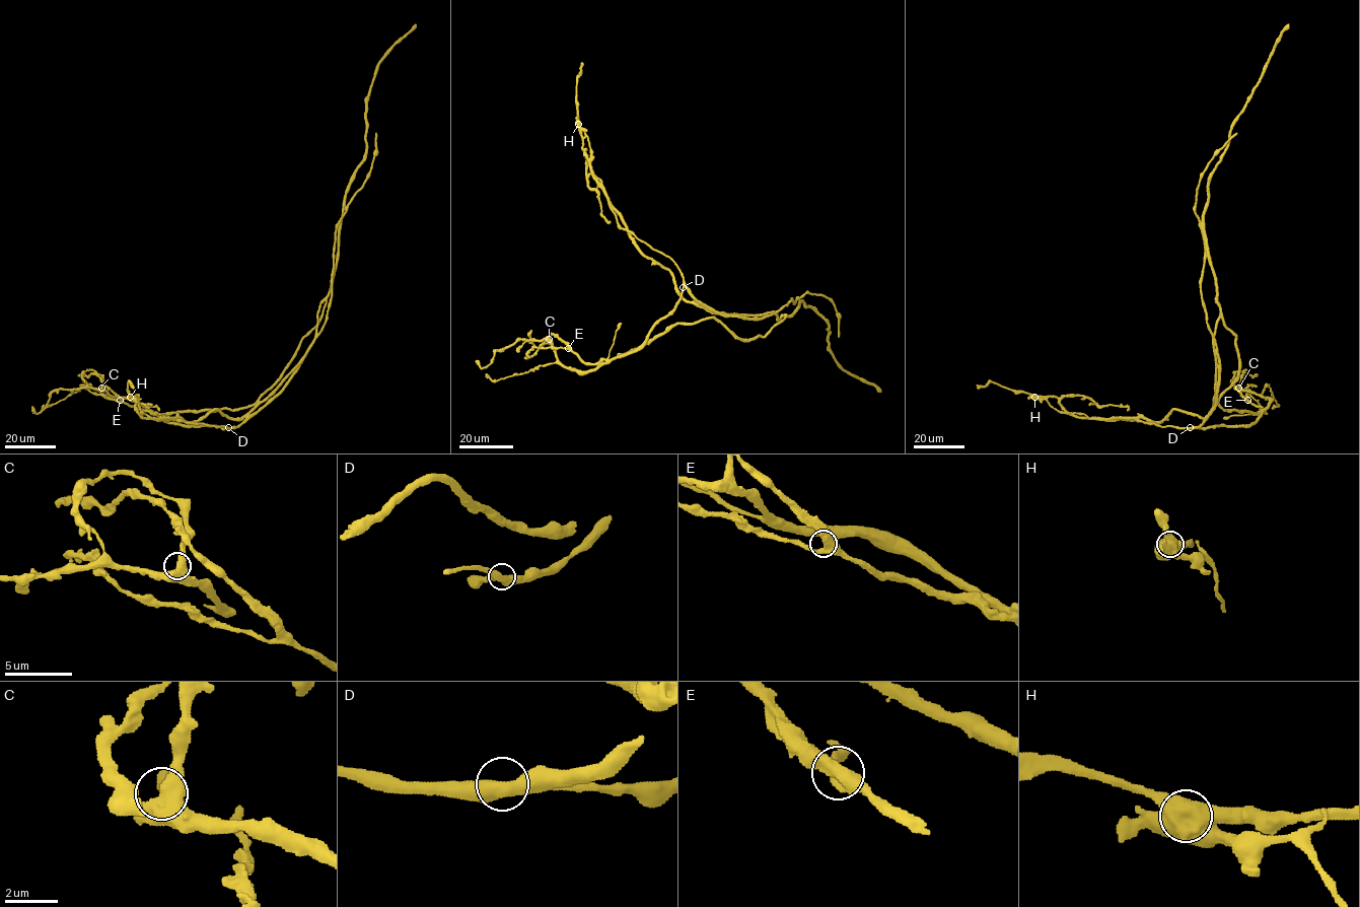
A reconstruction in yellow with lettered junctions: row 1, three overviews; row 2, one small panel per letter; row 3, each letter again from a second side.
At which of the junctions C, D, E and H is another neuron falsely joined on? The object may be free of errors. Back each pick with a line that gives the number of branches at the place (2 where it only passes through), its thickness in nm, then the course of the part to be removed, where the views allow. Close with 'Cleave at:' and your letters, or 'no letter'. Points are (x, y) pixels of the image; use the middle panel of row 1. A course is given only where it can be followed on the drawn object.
H: branches 2; calibre 850 nm; course (578, 124), (617, 223), (669, 258), (698, 300), (762, 319), (821, 293), (835, 306), (839, 337)
Cleave at: H

